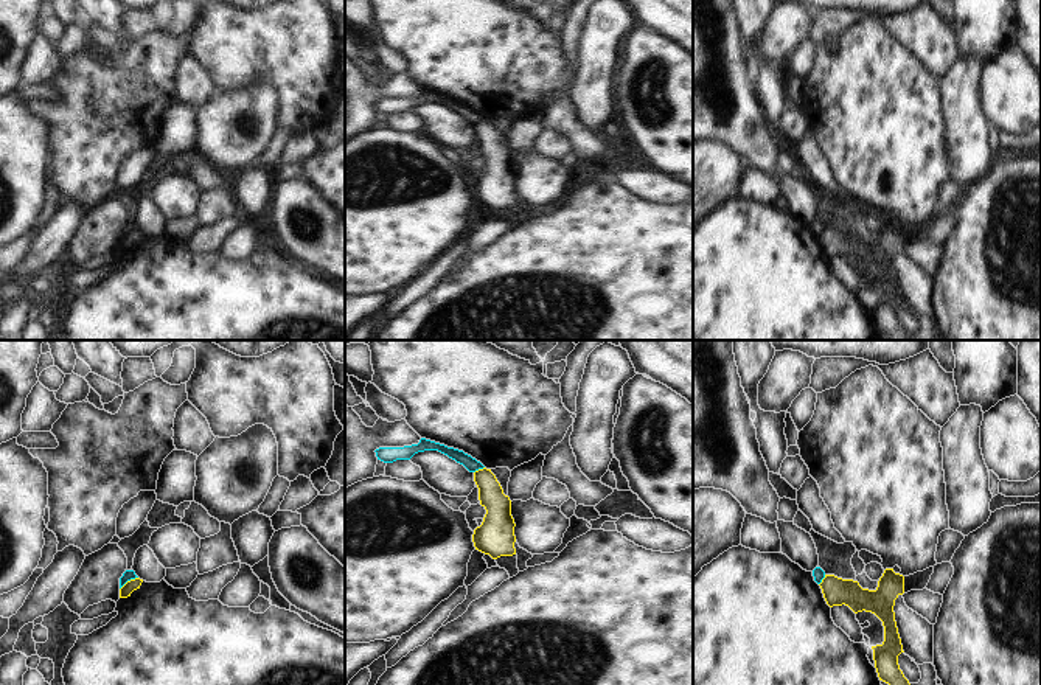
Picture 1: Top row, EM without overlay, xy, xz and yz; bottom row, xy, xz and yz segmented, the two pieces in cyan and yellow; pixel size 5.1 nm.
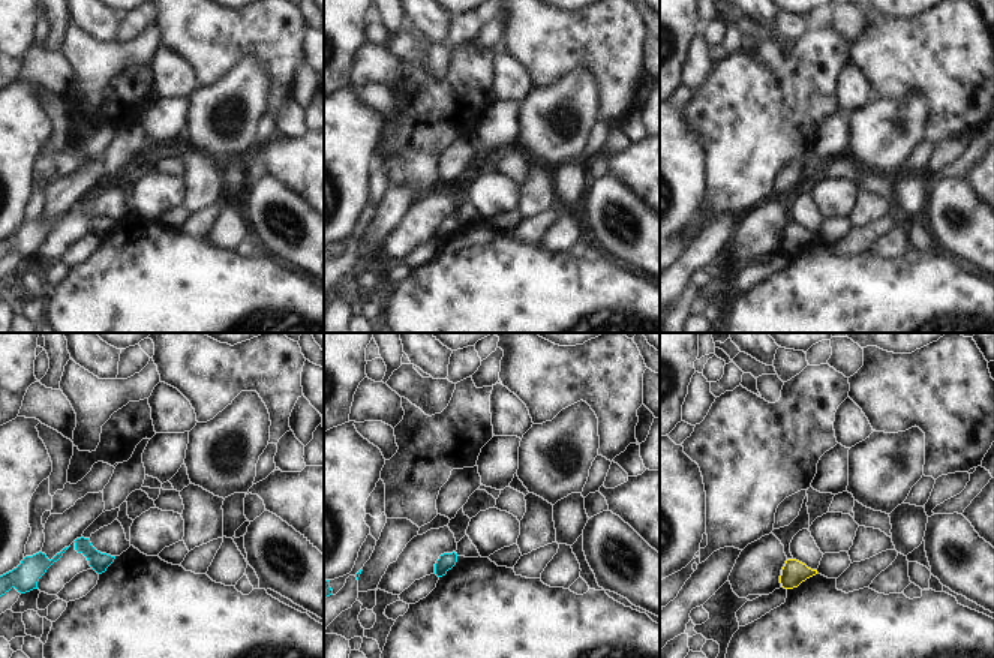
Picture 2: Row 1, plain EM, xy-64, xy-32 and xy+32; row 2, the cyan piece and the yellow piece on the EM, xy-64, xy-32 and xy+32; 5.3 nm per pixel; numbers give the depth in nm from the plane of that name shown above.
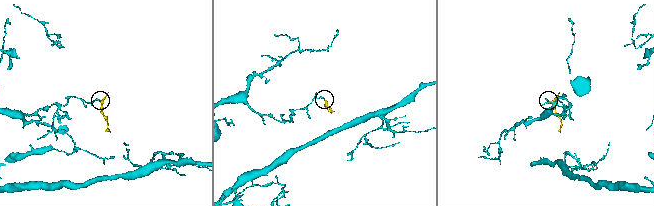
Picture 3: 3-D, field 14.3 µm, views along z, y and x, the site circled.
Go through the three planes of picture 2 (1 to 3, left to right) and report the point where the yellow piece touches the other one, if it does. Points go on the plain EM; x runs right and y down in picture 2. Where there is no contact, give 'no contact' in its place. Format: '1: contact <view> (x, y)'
1: no contact
2: no contact
3: no contact

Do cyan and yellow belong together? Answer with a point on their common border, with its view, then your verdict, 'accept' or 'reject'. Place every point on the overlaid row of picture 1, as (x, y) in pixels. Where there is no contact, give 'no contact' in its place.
xy (128, 580) | reject

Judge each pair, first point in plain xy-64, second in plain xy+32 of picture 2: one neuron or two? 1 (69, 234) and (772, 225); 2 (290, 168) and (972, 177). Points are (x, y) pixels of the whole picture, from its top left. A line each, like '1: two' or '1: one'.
1: one
2: one

